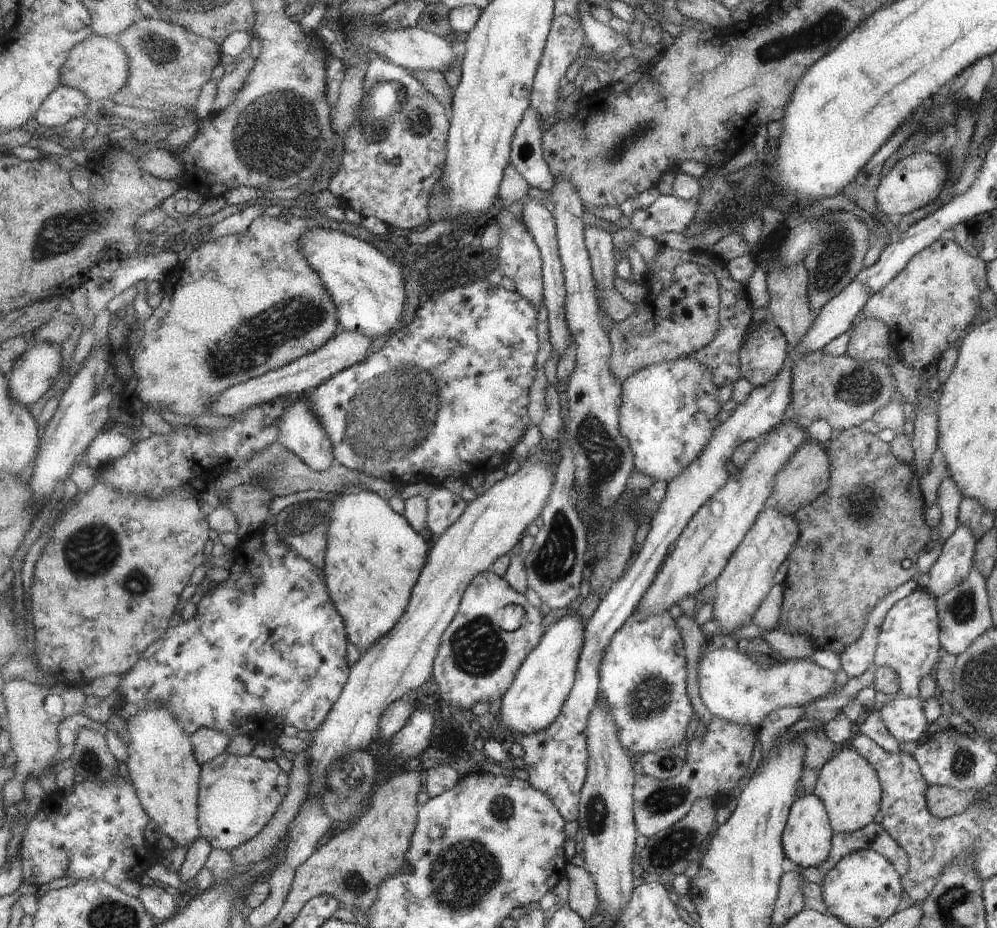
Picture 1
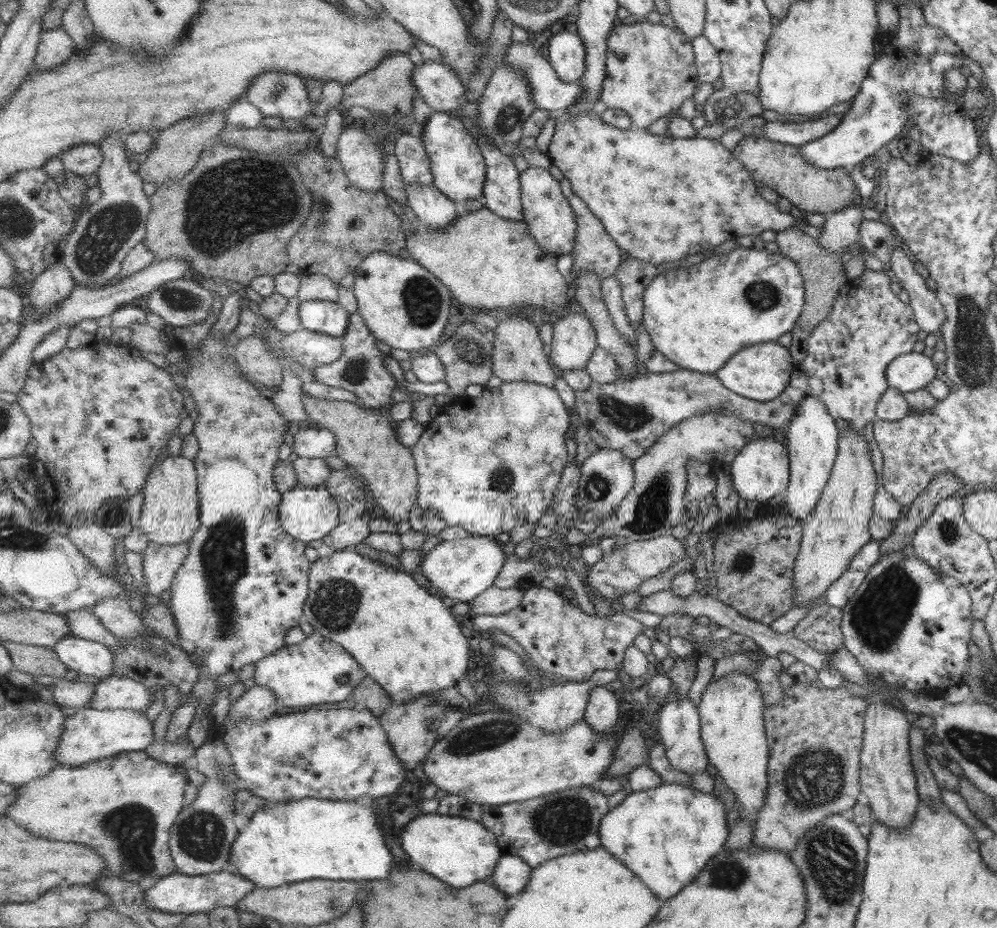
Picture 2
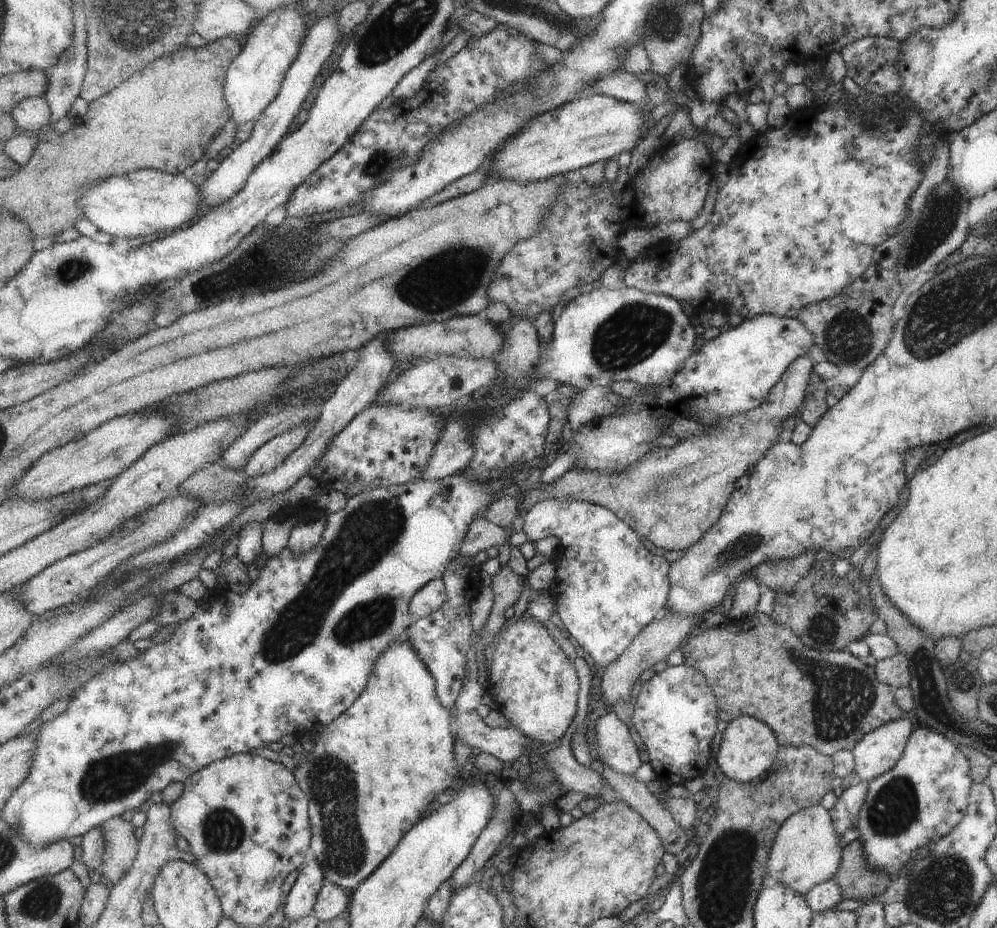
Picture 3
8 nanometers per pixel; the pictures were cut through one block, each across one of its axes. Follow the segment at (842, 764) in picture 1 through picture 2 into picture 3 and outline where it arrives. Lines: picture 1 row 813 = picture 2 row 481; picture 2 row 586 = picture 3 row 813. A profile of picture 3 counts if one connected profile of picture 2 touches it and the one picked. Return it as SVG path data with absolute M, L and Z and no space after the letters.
M810 806L792 814L778 830L770 848L764 883L782 882L790 890L806 895L815 885L833 879L844 848L836 832L830 812L824 806Z

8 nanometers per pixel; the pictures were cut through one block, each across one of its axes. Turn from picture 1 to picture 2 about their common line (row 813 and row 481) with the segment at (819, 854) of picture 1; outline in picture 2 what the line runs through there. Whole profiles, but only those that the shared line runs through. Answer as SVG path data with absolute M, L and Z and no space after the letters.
M814 395L800 401L794 417L784 430L784 442L789 453L789 488L782 497L787 515L794 519L805 519L814 511L818 498L829 480L836 456L839 430L836 421L828 413L826 404Z

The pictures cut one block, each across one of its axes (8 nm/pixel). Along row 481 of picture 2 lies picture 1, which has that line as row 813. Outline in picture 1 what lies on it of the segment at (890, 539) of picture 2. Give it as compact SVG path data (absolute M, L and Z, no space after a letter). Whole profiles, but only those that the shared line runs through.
M930 785L926 794L929 812L940 819L963 814L973 802L975 793L974 789L958 791L953 787Z

